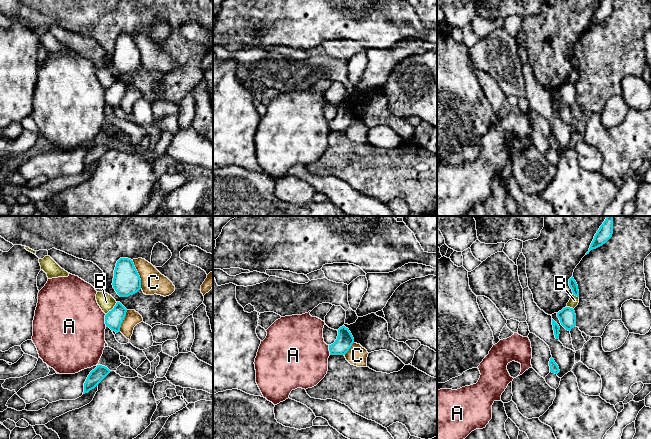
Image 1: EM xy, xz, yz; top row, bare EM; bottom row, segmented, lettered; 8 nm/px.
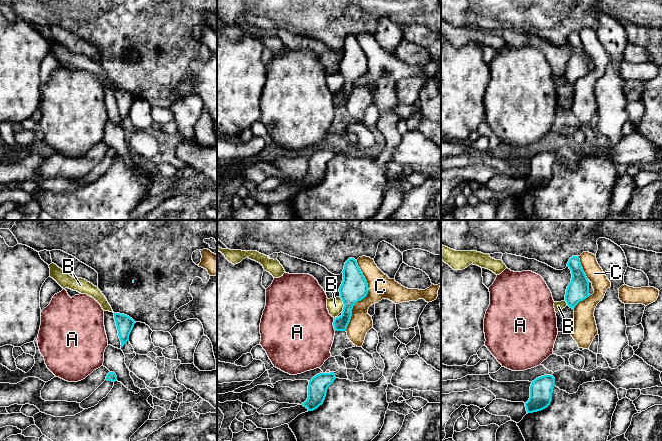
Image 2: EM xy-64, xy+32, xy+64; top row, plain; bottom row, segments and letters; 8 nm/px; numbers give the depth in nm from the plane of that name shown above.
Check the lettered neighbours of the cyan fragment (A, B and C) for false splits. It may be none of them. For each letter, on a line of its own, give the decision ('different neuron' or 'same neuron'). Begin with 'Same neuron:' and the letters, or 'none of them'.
Same neuron: none of them
A: different neuron
B: different neuron
C: different neuron

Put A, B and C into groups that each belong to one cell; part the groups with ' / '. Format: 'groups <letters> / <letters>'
groups A / B / C

